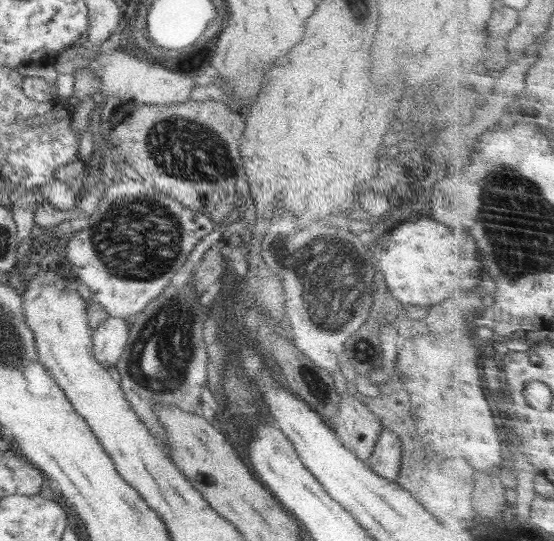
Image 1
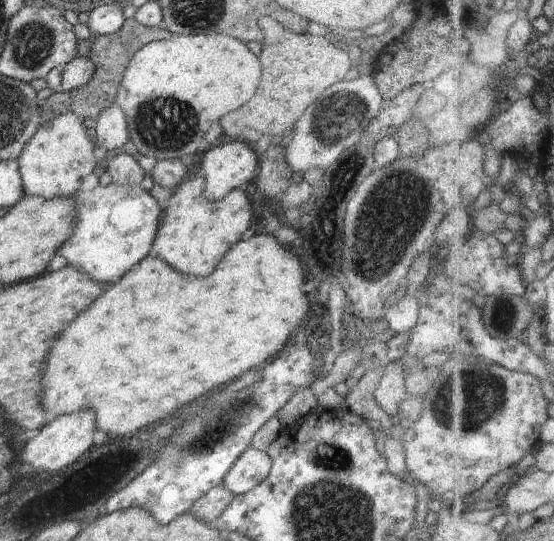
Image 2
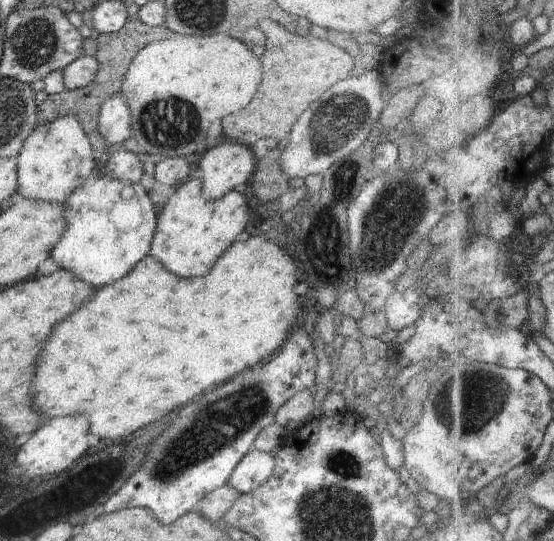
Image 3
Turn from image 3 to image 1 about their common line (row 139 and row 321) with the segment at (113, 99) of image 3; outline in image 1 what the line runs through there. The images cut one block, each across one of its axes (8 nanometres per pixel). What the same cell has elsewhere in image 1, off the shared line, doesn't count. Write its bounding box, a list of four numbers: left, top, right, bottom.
[91,316,129,371]

